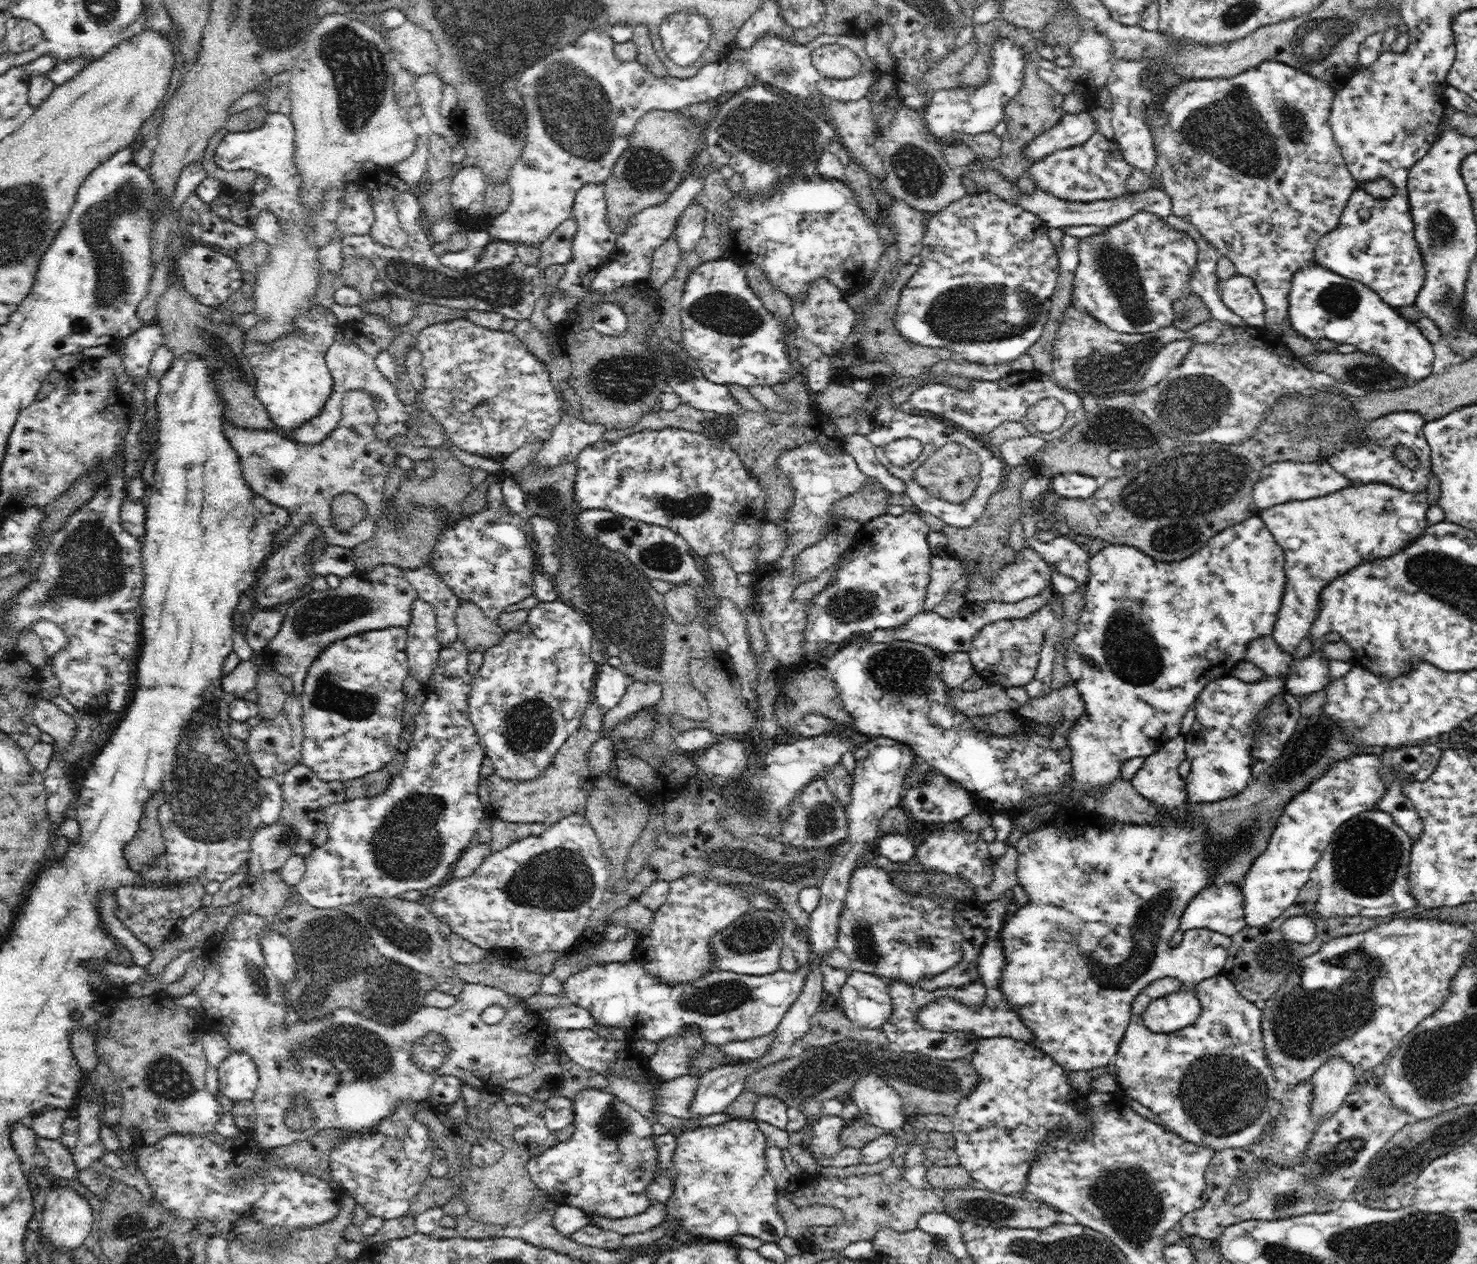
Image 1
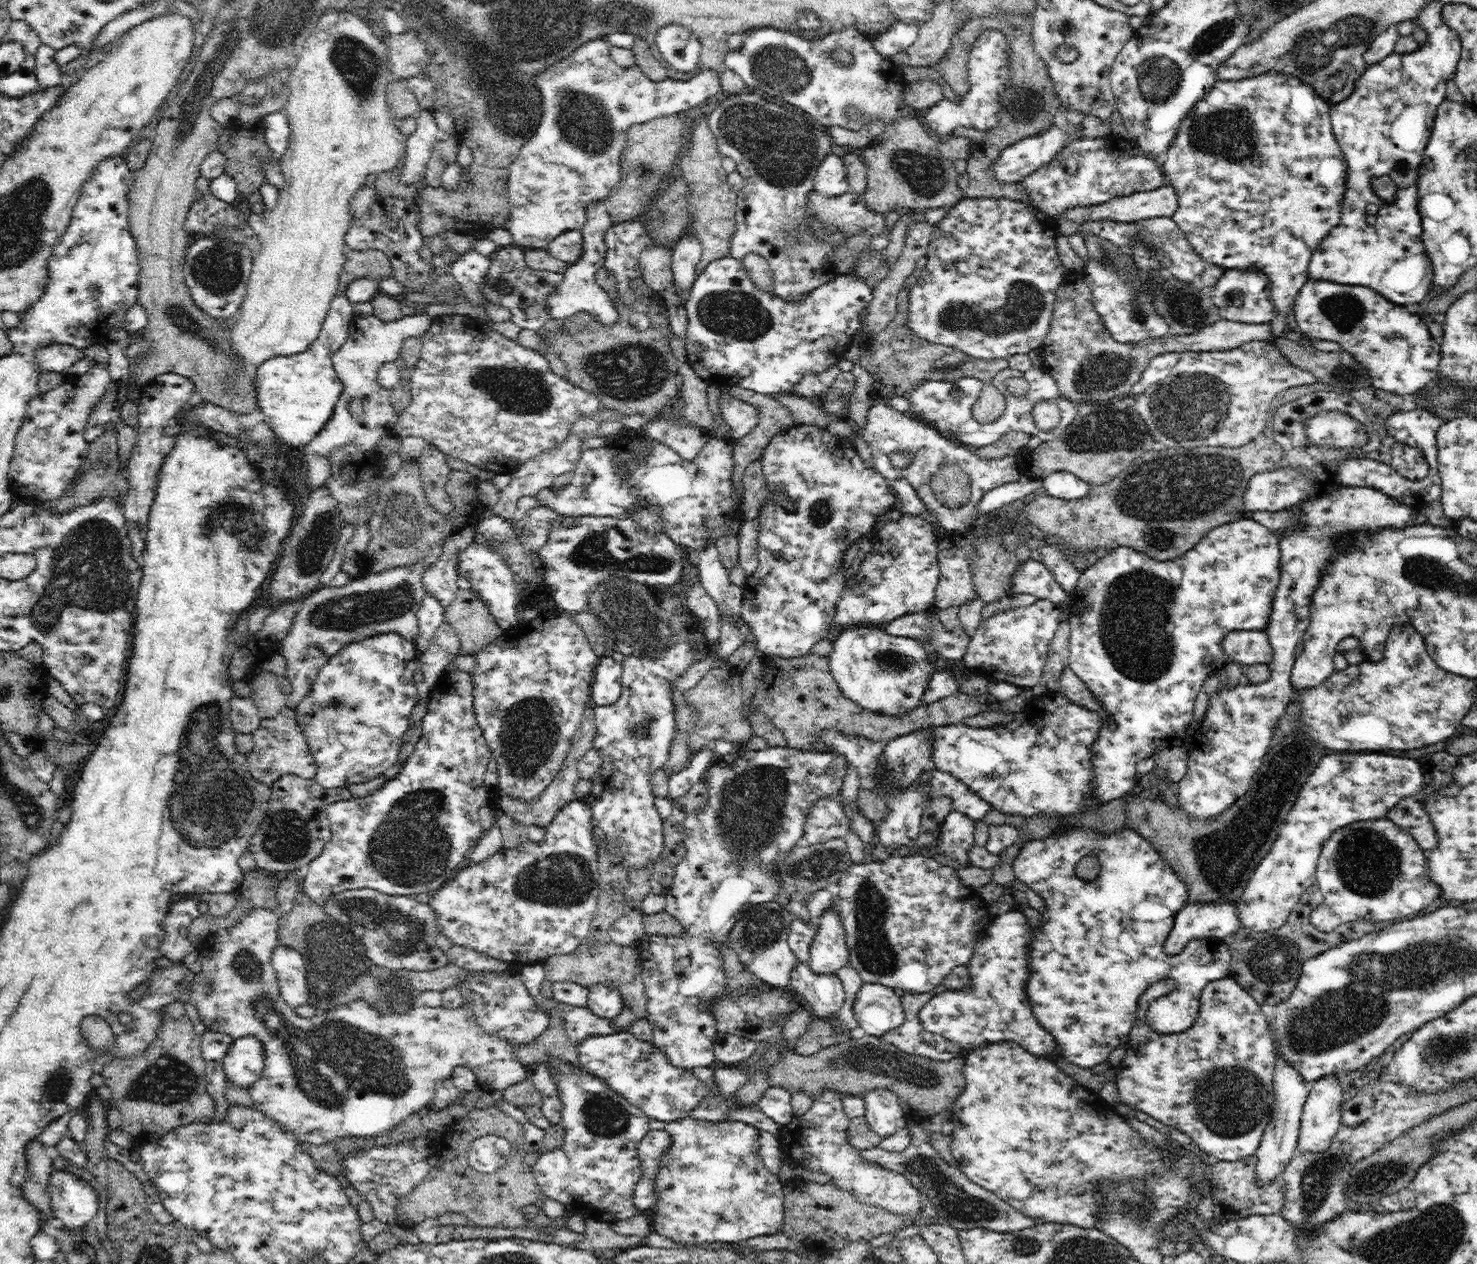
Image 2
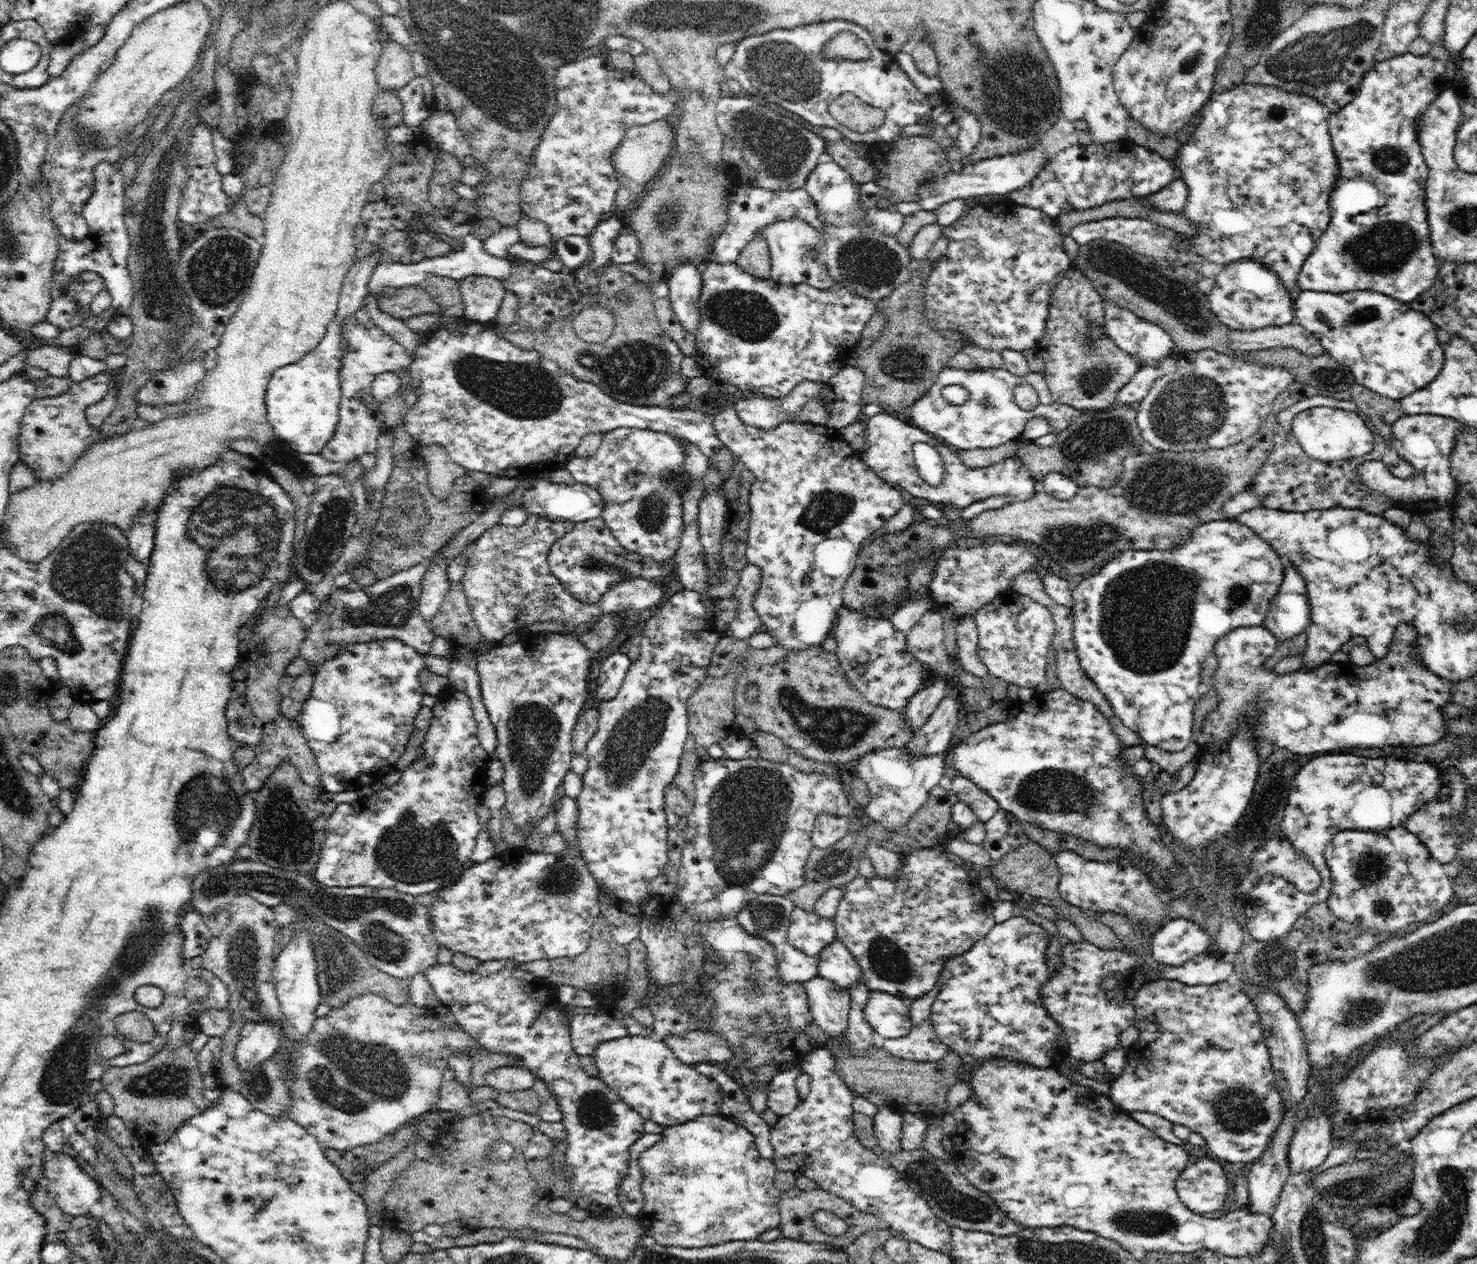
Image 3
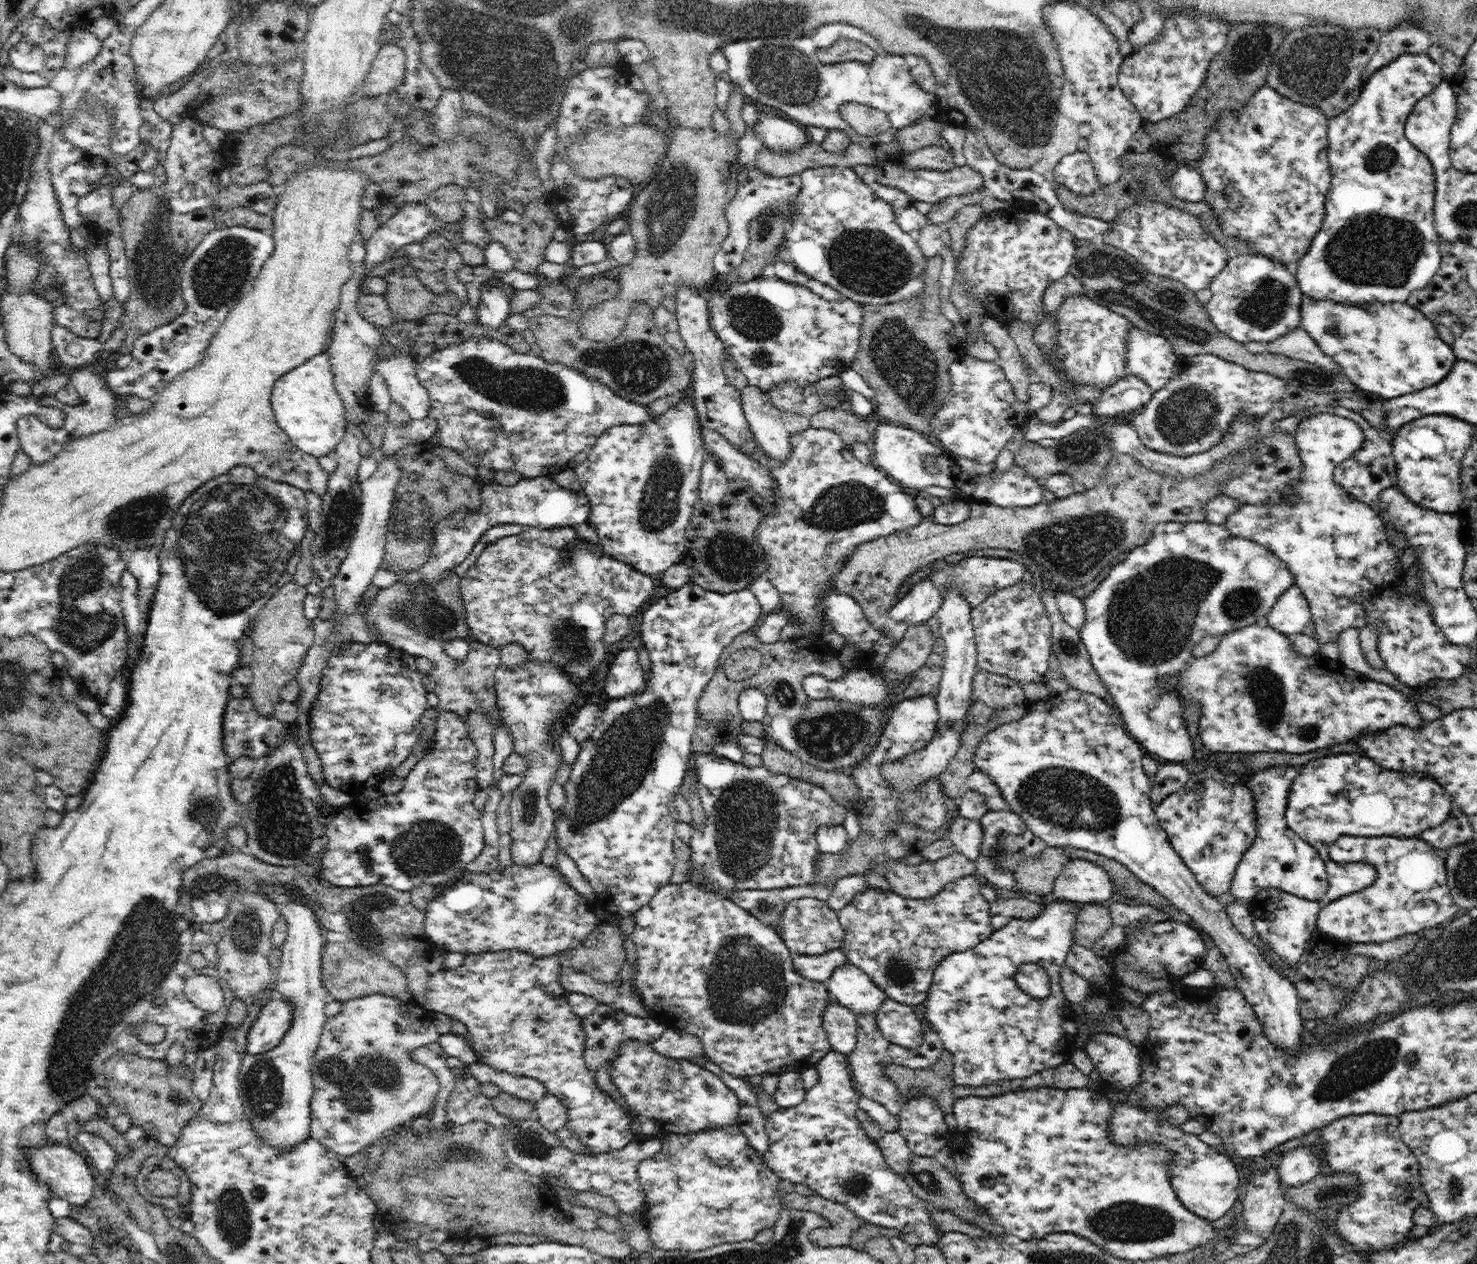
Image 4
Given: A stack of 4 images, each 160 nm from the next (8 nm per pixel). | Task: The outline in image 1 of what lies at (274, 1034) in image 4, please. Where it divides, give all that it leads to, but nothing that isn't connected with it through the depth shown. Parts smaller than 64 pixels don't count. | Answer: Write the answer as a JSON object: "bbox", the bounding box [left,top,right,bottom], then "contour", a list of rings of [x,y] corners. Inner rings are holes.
{"bbox":[218,1052,259,1102],"contour":[[[230,1052],[218,1074],[218,1091],[232,1102],[250,1100],[259,1083],[256,1063],[246,1052]]]}

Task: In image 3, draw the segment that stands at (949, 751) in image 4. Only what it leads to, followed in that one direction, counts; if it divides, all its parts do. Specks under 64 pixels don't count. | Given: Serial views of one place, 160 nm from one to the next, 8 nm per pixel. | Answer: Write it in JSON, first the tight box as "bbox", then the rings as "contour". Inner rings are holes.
{"bbox":[855,747,945,830],"contour":[[[890,747],[875,749],[858,758],[855,769],[856,776],[860,777],[870,789],[871,801],[862,809],[867,819],[876,821],[888,830],[903,829],[908,819],[928,800],[930,791],[938,785],[940,778],[945,776],[944,753],[937,755],[920,755],[914,757],[908,749]]]}

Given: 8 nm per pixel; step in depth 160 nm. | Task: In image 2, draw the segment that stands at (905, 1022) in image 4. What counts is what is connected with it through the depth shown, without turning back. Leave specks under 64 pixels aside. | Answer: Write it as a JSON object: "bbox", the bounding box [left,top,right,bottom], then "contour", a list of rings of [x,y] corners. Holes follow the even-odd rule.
{"bbox":[853,983,904,1038],"contour":[[[863,983],[853,1004],[854,1017],[866,1034],[882,1038],[888,1030],[900,1028],[904,1009],[893,988]]]}

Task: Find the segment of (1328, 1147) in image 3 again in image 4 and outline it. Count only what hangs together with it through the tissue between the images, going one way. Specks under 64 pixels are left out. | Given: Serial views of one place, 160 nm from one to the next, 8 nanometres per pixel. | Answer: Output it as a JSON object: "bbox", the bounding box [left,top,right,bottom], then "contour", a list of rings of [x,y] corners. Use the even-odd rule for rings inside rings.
{"bbox":[1277,1146,1321,1187],"contour":[[[1297,1146],[1285,1153],[1277,1168],[1282,1184],[1288,1187],[1302,1186],[1313,1180],[1320,1173],[1321,1158],[1314,1155],[1315,1151]]]}

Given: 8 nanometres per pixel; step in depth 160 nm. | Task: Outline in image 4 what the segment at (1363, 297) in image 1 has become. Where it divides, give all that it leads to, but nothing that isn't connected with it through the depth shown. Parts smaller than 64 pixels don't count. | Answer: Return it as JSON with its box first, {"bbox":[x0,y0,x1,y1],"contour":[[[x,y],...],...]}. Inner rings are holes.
{"bbox":[1300,295,1457,399],"contour":[[[1303,295],[1300,314],[1301,327],[1314,338],[1324,354],[1340,365],[1342,372],[1357,385],[1357,388],[1375,392],[1384,399],[1430,389],[1452,370],[1457,360],[1454,354],[1455,347],[1451,347],[1440,338],[1435,323],[1428,320],[1421,310],[1408,304],[1374,302],[1366,306],[1352,306],[1331,300],[1316,300]]]}

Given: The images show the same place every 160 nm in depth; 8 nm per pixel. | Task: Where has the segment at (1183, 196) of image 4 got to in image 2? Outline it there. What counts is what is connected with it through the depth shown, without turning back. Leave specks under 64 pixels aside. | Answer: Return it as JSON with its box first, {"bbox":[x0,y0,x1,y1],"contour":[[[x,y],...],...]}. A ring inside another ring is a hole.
{"bbox":[1066,185,1178,223],"contour":[[[1172,185],[1161,186],[1156,190],[1134,192],[1130,196],[1120,196],[1096,204],[1068,208],[1066,216],[1076,222],[1112,220],[1121,223],[1134,223],[1156,217],[1171,218],[1178,208],[1176,191]]]}

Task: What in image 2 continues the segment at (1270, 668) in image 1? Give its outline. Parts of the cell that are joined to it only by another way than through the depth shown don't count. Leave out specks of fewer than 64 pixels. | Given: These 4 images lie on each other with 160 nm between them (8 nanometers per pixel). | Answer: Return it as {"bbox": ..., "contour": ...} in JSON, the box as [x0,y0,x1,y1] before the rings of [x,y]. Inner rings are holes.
{"bbox":[1221,630,1273,666],"contour":[[[1265,630],[1229,632],[1223,638],[1221,648],[1230,663],[1242,666],[1269,664],[1273,659],[1273,650]]]}

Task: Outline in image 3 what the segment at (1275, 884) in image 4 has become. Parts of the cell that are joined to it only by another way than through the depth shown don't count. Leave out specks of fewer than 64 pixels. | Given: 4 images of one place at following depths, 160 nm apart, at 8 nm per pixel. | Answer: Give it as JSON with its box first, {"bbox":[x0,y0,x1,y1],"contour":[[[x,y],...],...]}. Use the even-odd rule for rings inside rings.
{"bbox":[1235,832,1322,899],"contour":[[[1281,832],[1270,840],[1267,840],[1264,846],[1257,848],[1253,852],[1249,860],[1249,871],[1241,880],[1241,883],[1235,886],[1235,894],[1237,894],[1238,898],[1244,899],[1248,892],[1260,882],[1260,878],[1264,878],[1266,874],[1279,874],[1283,876],[1286,880],[1293,882],[1302,894],[1312,894],[1322,884],[1322,877],[1320,877],[1318,870],[1314,868],[1314,865],[1308,859],[1300,857],[1296,853],[1296,849],[1292,847],[1292,843]]]}

